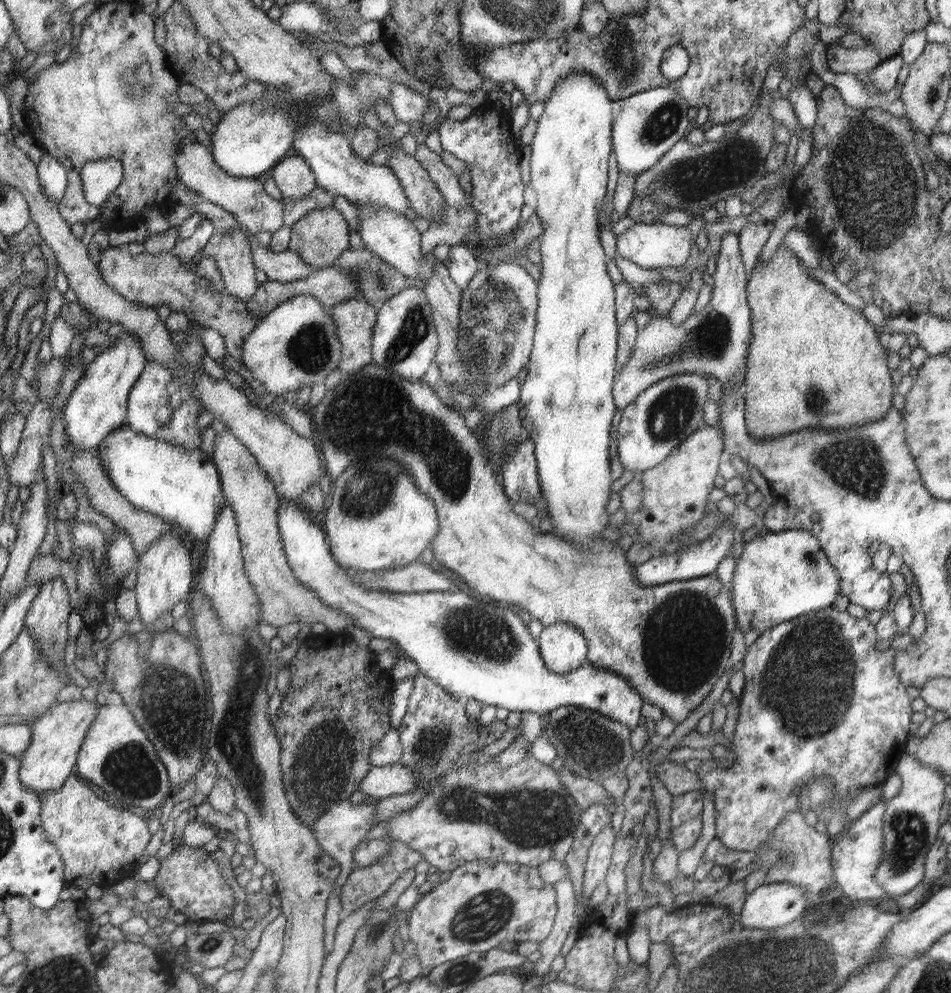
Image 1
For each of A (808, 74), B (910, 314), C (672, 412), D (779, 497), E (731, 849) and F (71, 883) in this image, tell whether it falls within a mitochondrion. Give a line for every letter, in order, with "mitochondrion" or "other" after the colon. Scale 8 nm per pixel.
A: other
B: other
C: mitochondrion
D: other
E: other
F: other

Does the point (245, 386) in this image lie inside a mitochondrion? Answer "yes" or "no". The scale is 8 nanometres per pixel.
no

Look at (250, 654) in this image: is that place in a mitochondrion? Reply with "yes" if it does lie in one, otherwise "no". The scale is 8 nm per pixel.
no

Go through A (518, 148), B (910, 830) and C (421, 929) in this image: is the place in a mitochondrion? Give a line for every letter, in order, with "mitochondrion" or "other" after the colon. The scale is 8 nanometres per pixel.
A: other
B: mitochondrion
C: other

